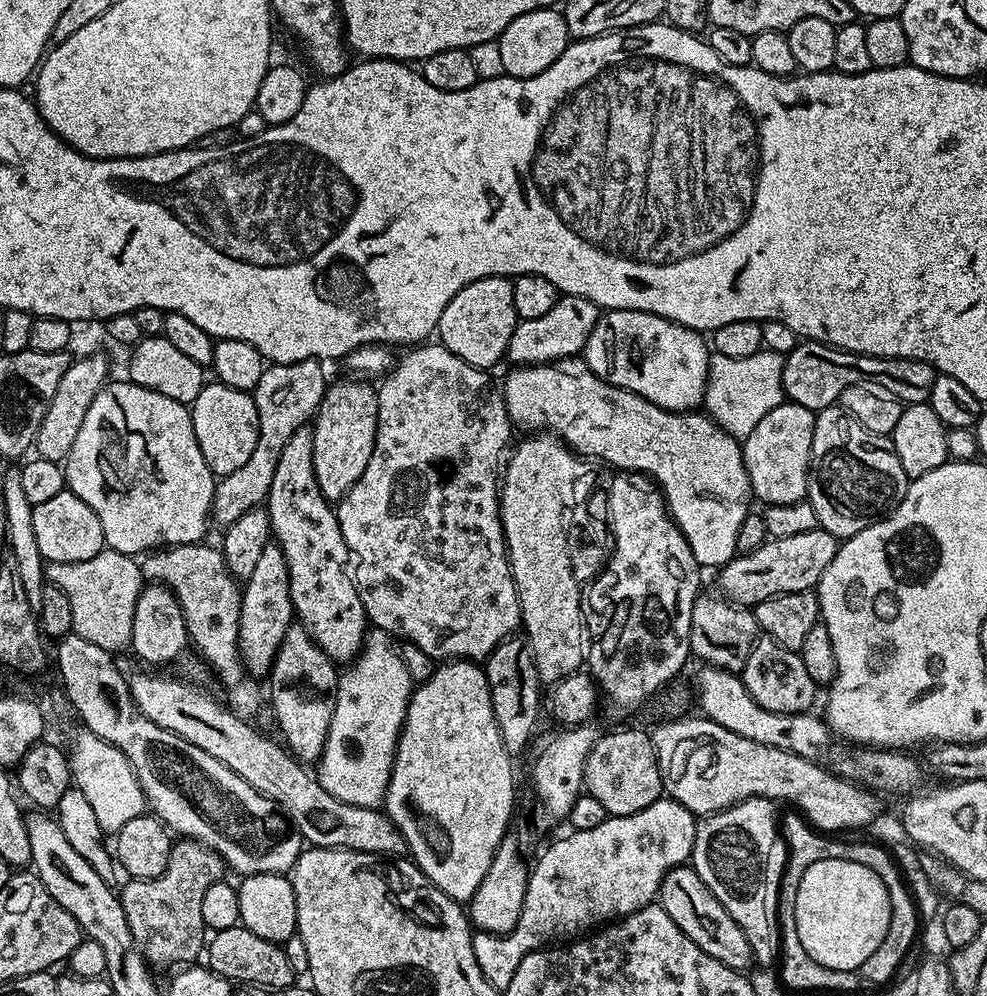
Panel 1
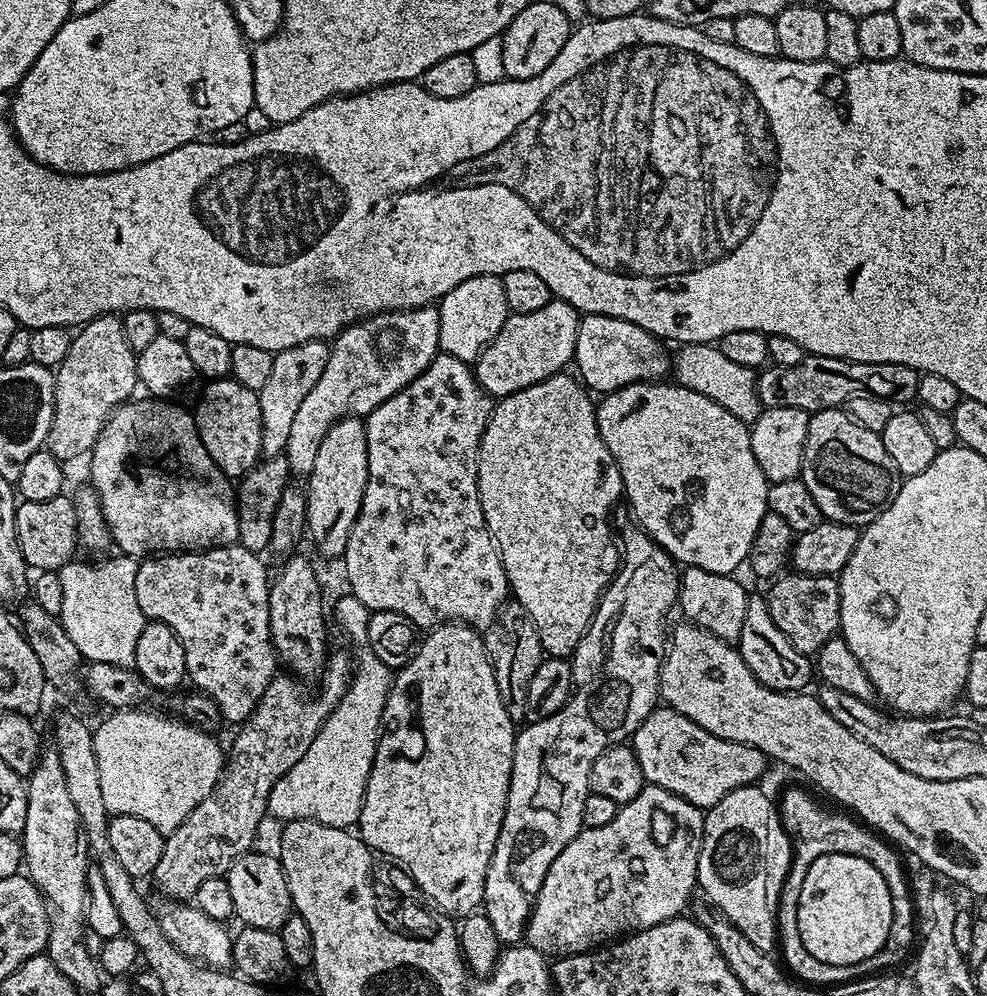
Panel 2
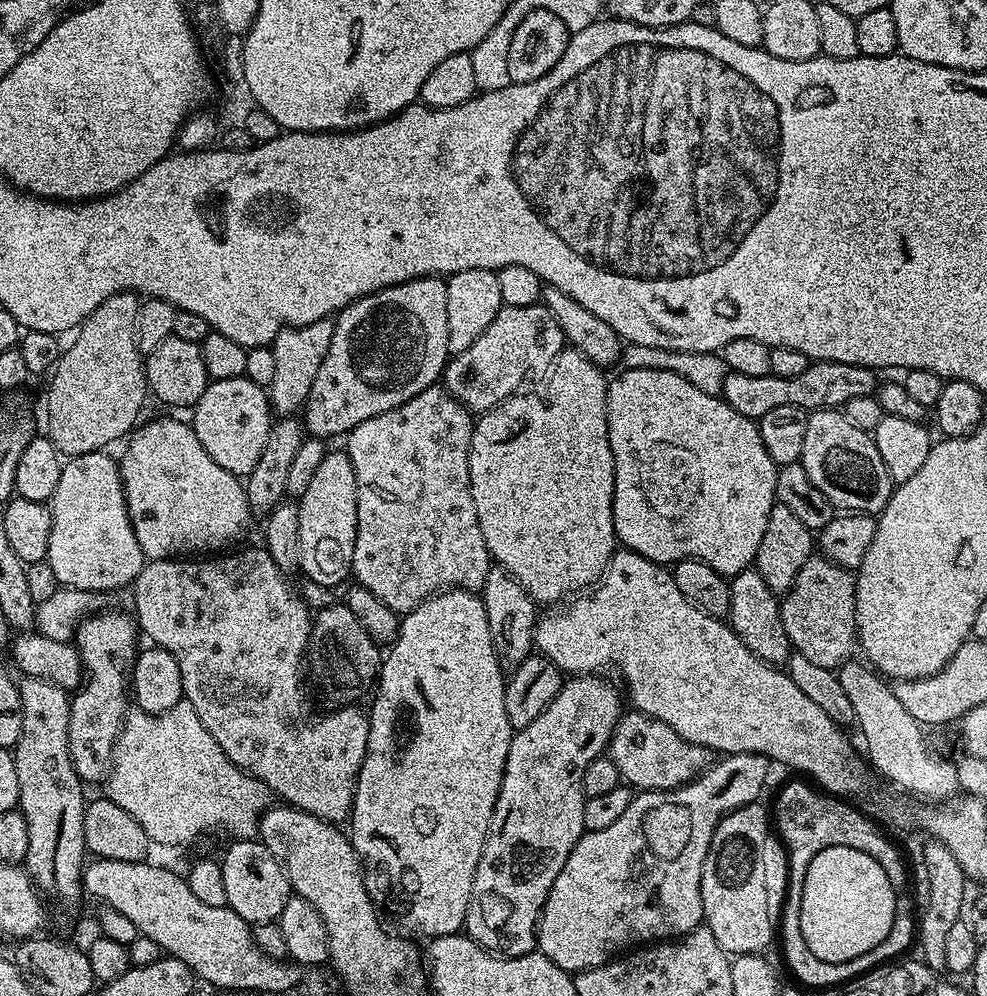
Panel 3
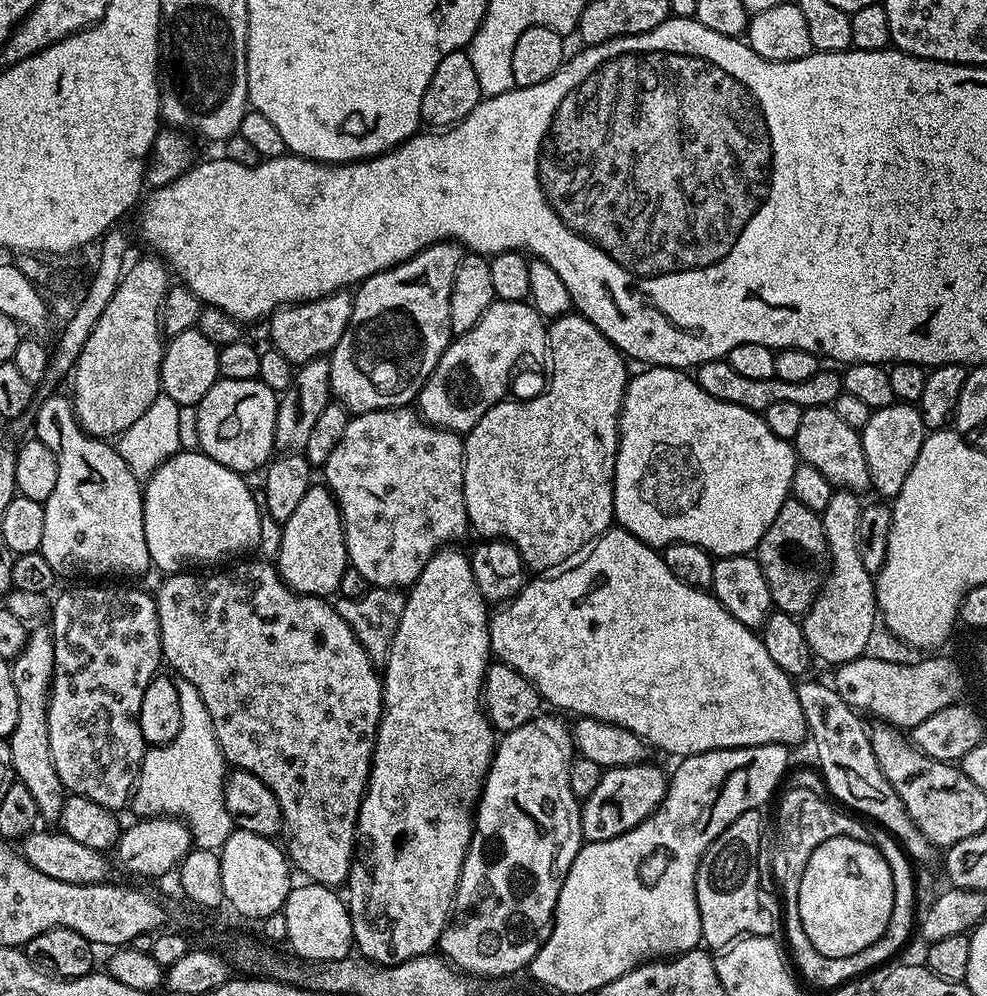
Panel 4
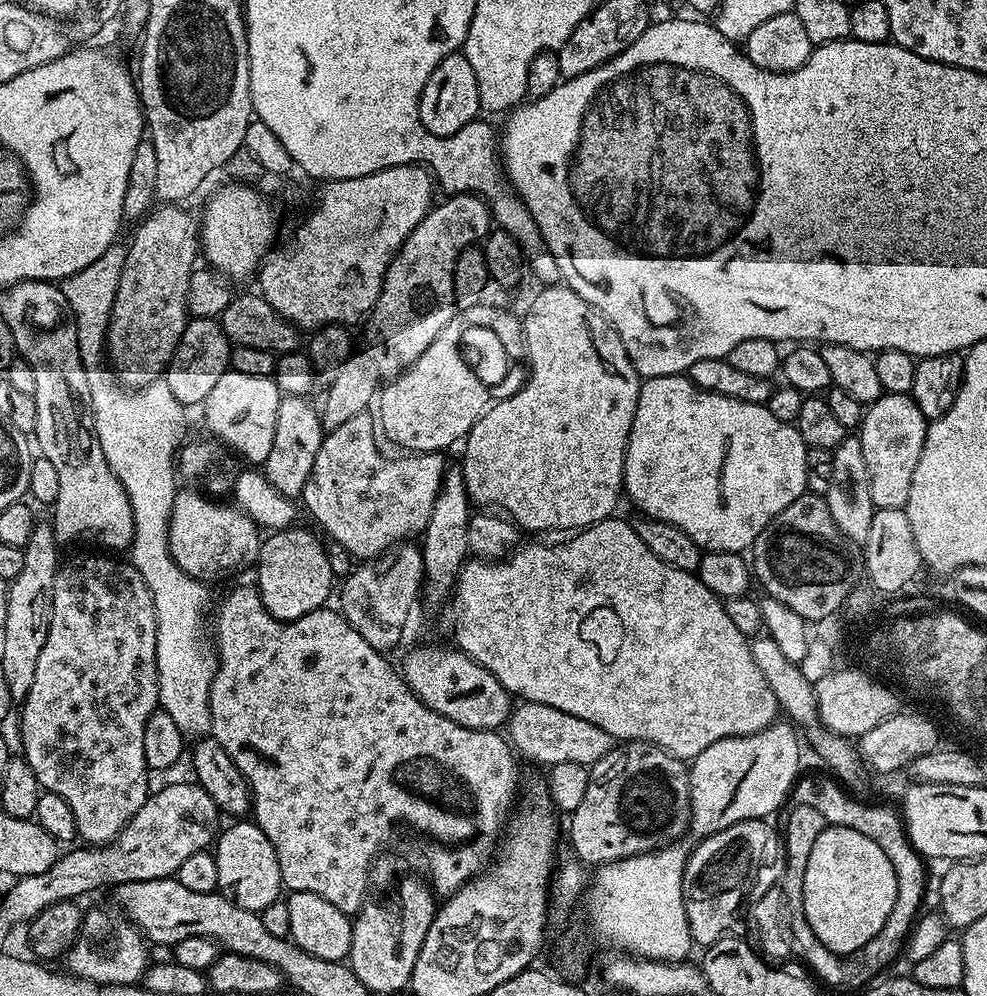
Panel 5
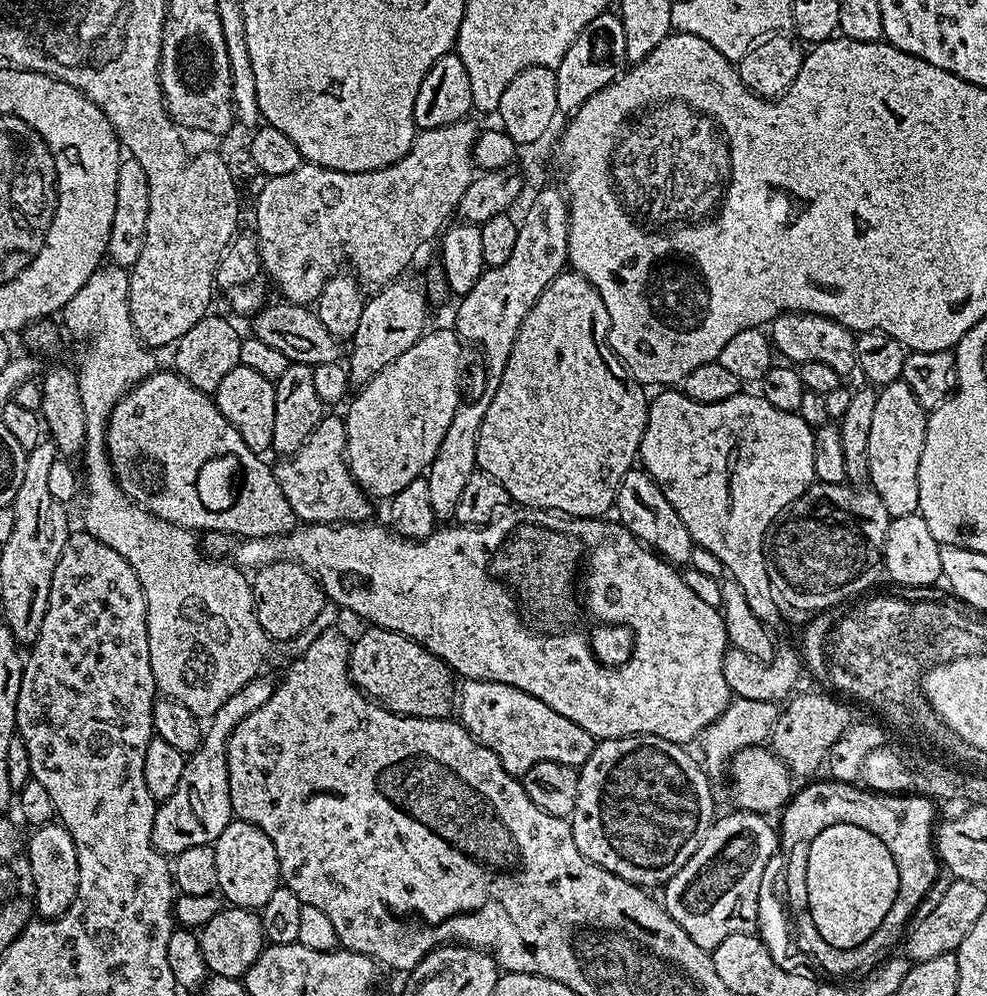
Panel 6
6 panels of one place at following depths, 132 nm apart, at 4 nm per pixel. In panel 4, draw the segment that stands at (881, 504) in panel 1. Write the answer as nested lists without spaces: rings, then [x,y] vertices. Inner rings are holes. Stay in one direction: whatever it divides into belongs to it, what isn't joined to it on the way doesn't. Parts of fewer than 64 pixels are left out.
[[[835,407],[806,408],[802,414],[802,422],[798,425],[798,434],[794,441],[797,457],[810,466],[818,466],[822,474],[832,483],[833,489],[847,490],[857,494],[869,491],[872,479],[866,466],[866,454],[862,450],[860,432],[846,426],[842,418],[838,418]]]

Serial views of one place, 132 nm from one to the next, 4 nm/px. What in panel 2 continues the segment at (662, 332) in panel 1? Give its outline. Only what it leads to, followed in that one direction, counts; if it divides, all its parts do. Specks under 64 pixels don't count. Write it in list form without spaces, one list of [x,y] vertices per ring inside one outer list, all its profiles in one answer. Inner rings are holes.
[[[588,314],[578,326],[574,368],[577,368],[579,379],[593,393],[607,394],[631,384],[656,382],[667,377],[664,375],[670,372],[670,352],[663,347],[667,348],[660,337],[652,336],[634,322]]]

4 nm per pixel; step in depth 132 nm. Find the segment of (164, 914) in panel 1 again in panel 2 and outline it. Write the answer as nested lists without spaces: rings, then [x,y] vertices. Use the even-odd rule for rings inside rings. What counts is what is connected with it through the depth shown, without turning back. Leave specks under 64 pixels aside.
[[[333,651],[326,661],[326,671],[319,681],[316,696],[307,696],[300,688],[288,688],[287,675],[273,676],[258,706],[239,725],[237,732],[240,733],[232,744],[232,752],[230,748],[227,753],[223,773],[211,794],[194,806],[182,826],[167,833],[162,858],[154,873],[154,881],[167,899],[191,901],[206,878],[227,877],[230,866],[253,851],[256,823],[260,815],[263,817],[267,813],[268,795],[274,782],[301,760],[328,715],[338,702],[342,702],[342,694],[346,694],[348,681],[352,679],[353,667],[351,655]]]

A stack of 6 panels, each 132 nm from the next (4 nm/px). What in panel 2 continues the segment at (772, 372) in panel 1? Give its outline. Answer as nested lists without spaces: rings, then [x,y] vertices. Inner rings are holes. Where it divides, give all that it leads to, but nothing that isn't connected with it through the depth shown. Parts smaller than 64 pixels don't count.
[[[715,343],[682,344],[675,349],[670,368],[674,373],[675,383],[686,386],[698,394],[706,394],[722,410],[730,410],[734,418],[751,426],[760,417],[762,405],[756,389],[757,373],[746,366],[738,366],[730,358],[724,357],[722,350]]]

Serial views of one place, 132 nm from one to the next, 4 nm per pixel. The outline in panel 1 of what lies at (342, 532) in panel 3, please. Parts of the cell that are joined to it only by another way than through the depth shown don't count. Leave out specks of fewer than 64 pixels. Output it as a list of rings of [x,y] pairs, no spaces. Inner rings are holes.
[[[348,378],[337,384],[329,383],[324,389],[324,397],[311,425],[312,445],[314,446],[314,474],[318,478],[318,486],[329,502],[338,502],[352,489],[354,482],[362,478],[362,470],[366,470],[366,462],[370,462],[370,454],[374,454],[376,427],[378,426],[378,398],[376,388],[367,379]]]

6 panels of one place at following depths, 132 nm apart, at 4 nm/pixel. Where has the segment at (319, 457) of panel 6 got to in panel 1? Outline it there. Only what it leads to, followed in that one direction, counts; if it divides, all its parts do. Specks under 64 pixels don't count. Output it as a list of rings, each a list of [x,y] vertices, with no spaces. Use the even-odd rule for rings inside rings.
[[[424,342],[419,346],[409,347],[405,352],[408,353],[401,360],[399,357],[398,363],[379,381],[376,388],[378,426],[374,454],[370,454],[370,462],[366,462],[366,470],[362,470],[362,478],[358,478],[358,482],[354,482],[352,489],[335,505],[338,526],[342,530],[342,538],[346,538],[346,546],[354,561],[354,579],[358,598],[362,598],[364,613],[368,615],[372,628],[380,628],[393,638],[401,636],[401,641],[418,647],[435,662],[450,660],[484,662],[487,661],[489,654],[503,640],[513,635],[522,624],[520,599],[516,593],[516,583],[508,561],[508,544],[504,541],[504,531],[500,521],[502,480],[498,475],[502,468],[502,461],[510,448],[508,439],[511,438],[512,432],[514,433],[514,425],[504,405],[503,391],[497,385],[496,388],[492,385],[492,380],[488,377],[491,375],[485,369],[470,366],[470,362],[462,362],[458,354],[454,354],[439,342]]]

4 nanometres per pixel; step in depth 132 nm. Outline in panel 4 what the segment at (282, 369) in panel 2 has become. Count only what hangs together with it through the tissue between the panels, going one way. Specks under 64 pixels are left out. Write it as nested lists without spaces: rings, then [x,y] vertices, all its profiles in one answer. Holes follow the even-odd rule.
[[[348,290],[332,292],[317,300],[305,300],[302,304],[289,304],[277,308],[272,313],[268,324],[268,336],[271,347],[277,348],[292,365],[299,366],[327,357],[338,346],[338,338],[346,330],[352,313],[353,293]]]

